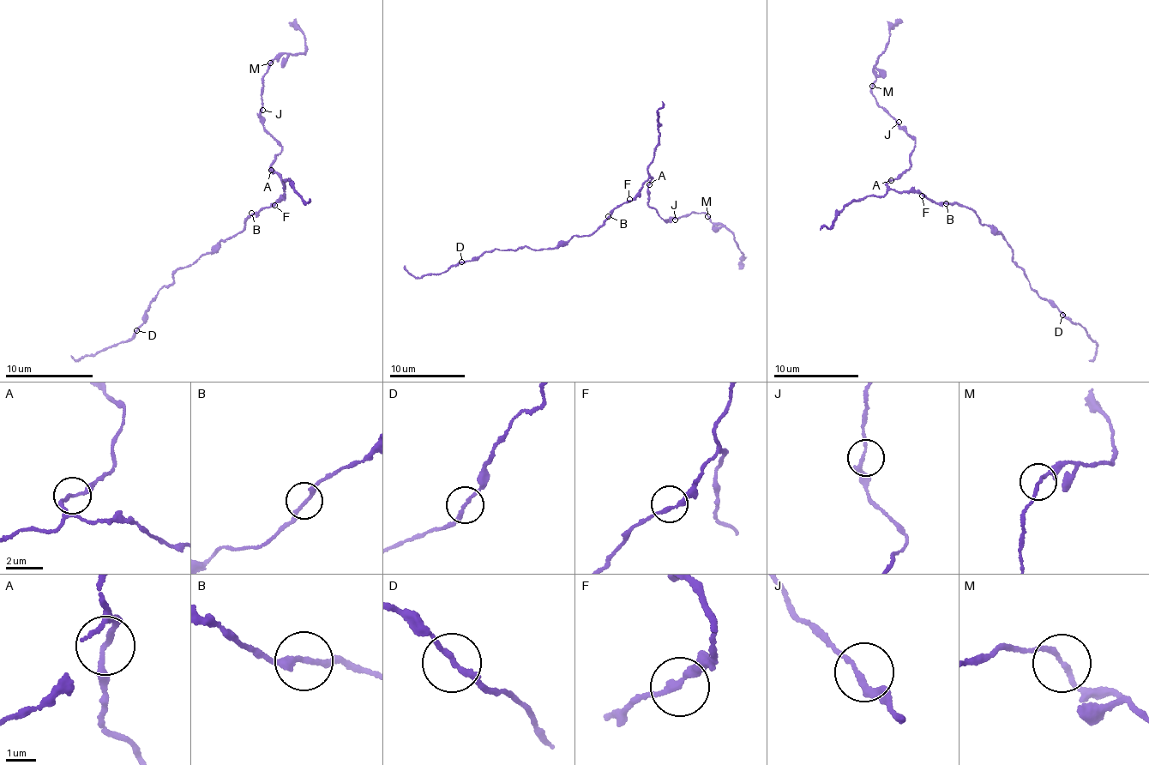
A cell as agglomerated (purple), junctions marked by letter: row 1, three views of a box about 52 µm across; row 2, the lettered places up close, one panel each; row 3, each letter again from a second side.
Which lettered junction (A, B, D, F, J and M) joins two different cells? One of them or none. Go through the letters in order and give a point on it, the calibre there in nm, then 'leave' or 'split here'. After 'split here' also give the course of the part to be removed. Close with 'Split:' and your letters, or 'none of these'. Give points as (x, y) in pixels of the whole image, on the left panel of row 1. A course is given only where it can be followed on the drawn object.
A: place (271, 170); calibre 170 nm; leave
B: place (251, 213); calibre 190 nm; leave
D: place (136, 330); calibre 170 nm; leave
F: place (274, 205); calibre 220 nm; leave
J: place (262, 110); calibre 200 nm; leave
M: place (270, 63); calibre 150 nm; leave
Split: none of these

